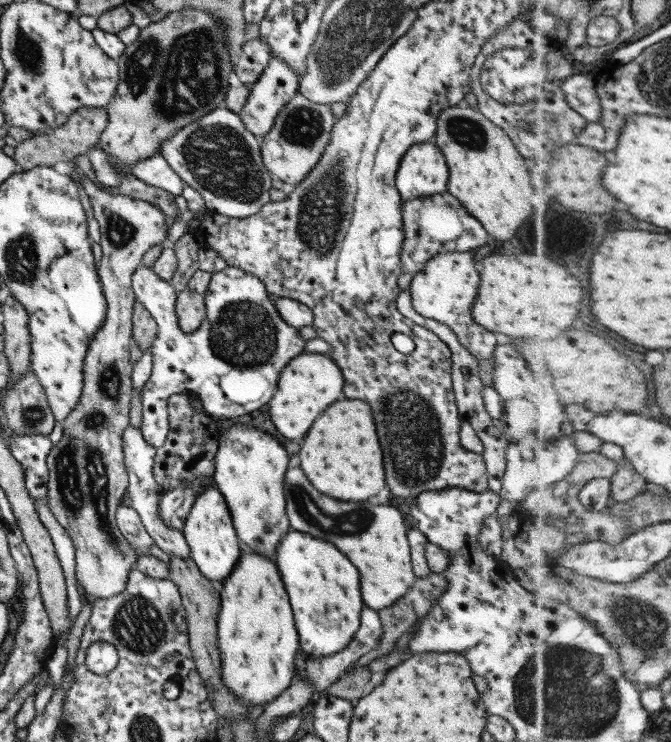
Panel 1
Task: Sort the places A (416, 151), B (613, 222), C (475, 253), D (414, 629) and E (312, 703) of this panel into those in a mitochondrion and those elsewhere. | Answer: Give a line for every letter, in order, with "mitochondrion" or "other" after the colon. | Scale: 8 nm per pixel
A: other
B: other
C: other
D: other
E: other

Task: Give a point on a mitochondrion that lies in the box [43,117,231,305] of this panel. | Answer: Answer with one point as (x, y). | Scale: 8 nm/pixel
(120, 232)

